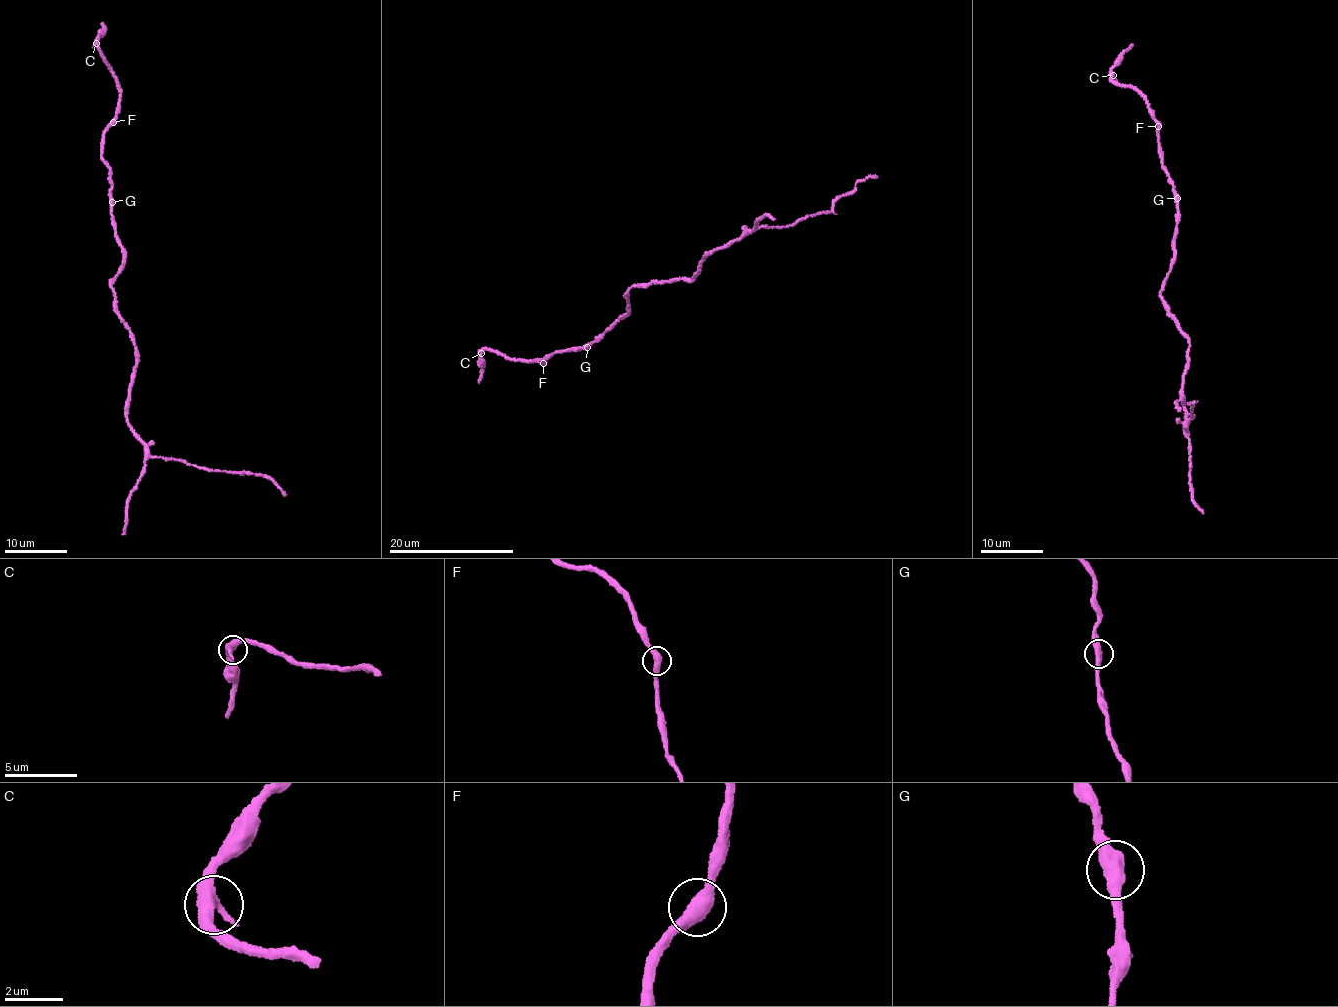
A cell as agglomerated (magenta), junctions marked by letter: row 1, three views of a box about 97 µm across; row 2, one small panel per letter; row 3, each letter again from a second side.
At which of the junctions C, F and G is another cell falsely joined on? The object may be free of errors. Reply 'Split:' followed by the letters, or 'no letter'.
Split: no letter

